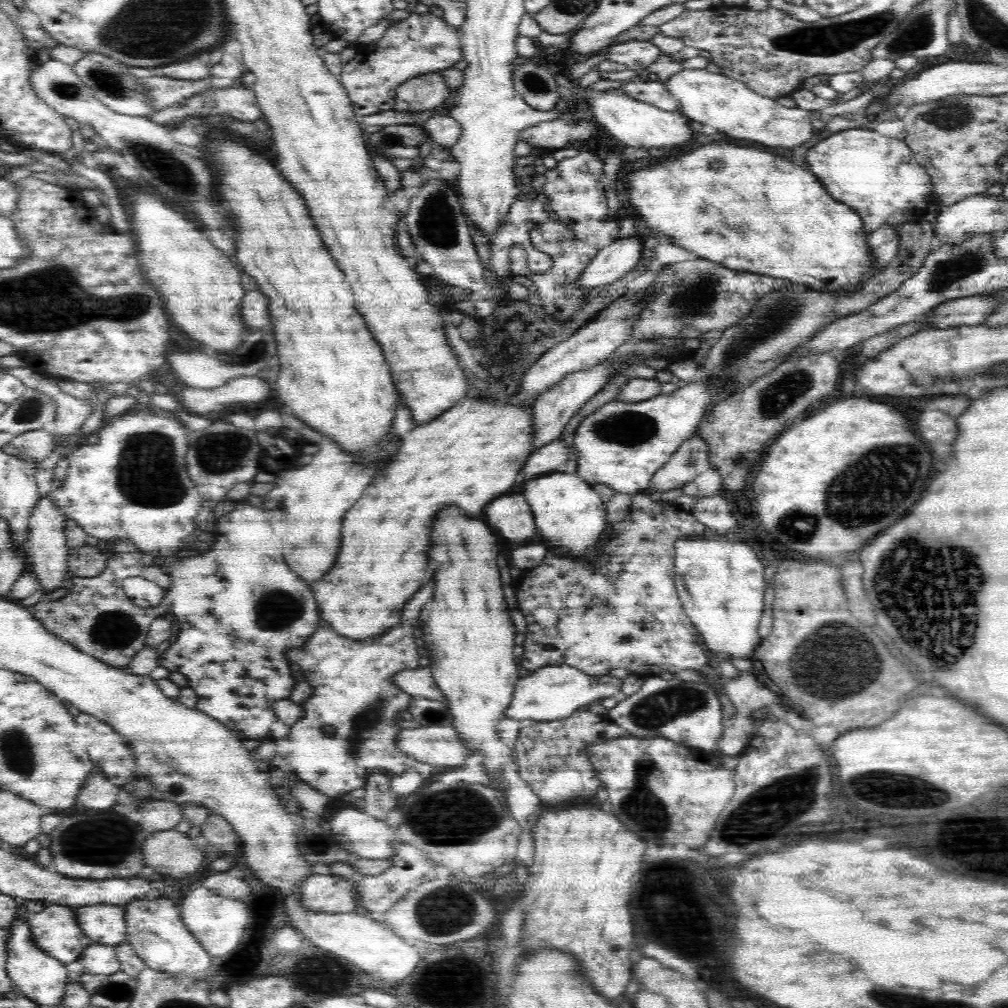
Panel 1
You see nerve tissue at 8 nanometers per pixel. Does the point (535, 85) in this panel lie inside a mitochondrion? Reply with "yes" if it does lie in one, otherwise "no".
yes

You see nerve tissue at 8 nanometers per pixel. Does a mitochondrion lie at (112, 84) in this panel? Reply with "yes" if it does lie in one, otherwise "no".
yes

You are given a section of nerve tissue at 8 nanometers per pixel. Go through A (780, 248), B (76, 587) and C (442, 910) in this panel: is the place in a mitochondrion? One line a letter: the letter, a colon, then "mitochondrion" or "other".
A: other
B: other
C: mitochondrion

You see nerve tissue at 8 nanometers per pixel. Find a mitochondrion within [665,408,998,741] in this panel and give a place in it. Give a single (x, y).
(937, 612)

